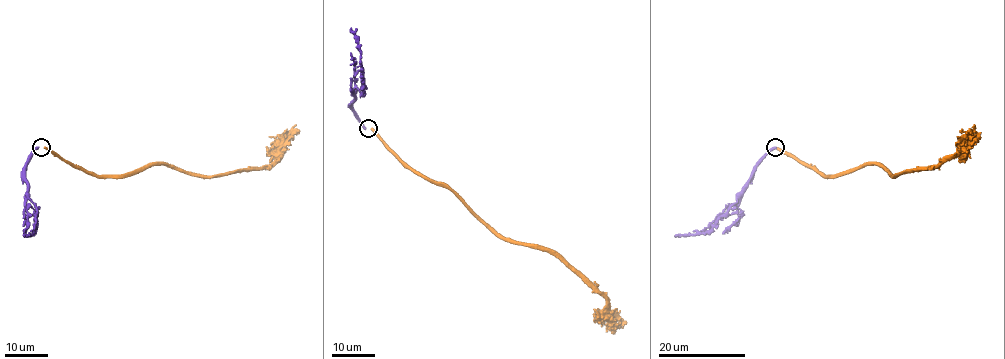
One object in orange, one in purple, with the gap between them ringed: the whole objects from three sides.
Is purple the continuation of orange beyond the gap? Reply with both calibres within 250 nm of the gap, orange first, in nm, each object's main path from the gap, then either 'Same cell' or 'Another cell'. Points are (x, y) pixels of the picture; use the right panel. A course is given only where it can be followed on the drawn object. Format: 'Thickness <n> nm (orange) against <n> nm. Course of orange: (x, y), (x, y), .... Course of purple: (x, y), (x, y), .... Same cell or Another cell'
Thickness 360 nm (orange) against 400 nm. Course of orange: (775, 147), (823, 176), (841, 176), (866, 165), (879, 165), (892, 176), (935, 168), (951, 157), (975, 124). Course of purple: (775, 147), (756, 167), (745, 190), (714, 226), (704, 232), (675, 237). Same cell

